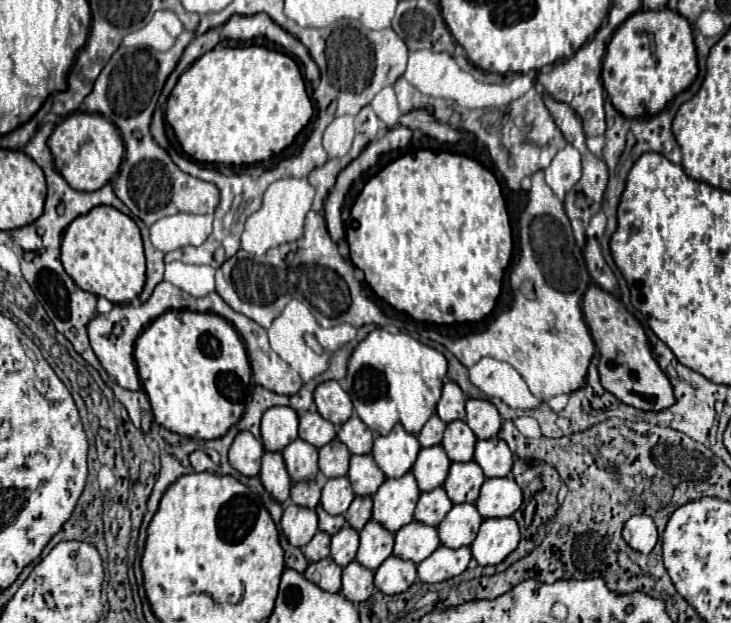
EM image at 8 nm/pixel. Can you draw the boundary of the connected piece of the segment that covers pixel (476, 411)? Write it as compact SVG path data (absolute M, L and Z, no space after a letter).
M467 400L467 426L479 440L495 438L501 428L497 408L487 400Z

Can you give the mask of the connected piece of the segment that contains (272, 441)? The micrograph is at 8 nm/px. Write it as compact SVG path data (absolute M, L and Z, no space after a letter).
M275 406L263 414L261 440L267 452L283 452L297 438L297 412L287 406Z

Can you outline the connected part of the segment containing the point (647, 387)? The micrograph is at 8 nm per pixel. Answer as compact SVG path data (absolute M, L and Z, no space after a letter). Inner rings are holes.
M591 284L583 296L583 316L599 350L599 376L603 388L619 402L637 410L661 412L671 408L671 404L675 404L675 392L667 380L667 374L653 358L647 334L635 316L629 314L615 296L595 284Z

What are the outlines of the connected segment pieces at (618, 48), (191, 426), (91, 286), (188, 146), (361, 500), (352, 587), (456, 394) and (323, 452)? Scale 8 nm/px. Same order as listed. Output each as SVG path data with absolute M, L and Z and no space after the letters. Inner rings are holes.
M641 10L629 16L613 34L603 58L603 88L623 116L657 116L677 94L685 92L697 78L697 48L693 30L683 16L663 10Z
M169 310L141 332L135 362L155 422L179 436L213 440L239 422L253 392L245 344L233 324L217 314Z
M97 206L69 224L61 242L61 262L81 290L103 296L113 304L133 302L145 286L145 254L139 226L113 206Z
M261 46L215 48L187 68L167 100L165 118L175 130L181 148L197 162L209 164L255 164L283 152L303 132L313 116L313 104L297 62L281 52Z
M355 496L349 510L345 512L347 524L357 532L361 532L363 526L371 520L371 508L373 508L373 500L369 496Z
M351 562L343 568L343 588L341 594L353 602L361 604L371 598L375 586L373 586L373 572L363 568L359 562Z
M445 382L443 396L437 404L437 416L445 424L453 420L465 420L465 396L455 382Z
M331 440L319 450L319 470L325 478L337 478L345 476L349 470L349 450L343 442Z

